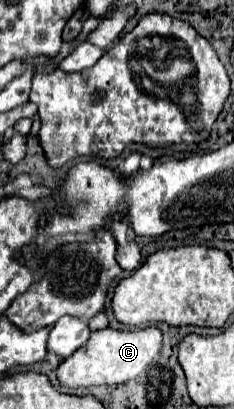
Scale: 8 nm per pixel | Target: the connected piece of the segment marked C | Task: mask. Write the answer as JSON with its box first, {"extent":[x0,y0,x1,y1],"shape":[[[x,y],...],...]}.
{"extent":[56,328,162,388],"shape":[[[104,328],[90,336],[90,340],[78,348],[72,356],[68,356],[56,370],[60,386],[66,388],[88,388],[100,384],[124,384],[144,370],[158,358],[162,348],[162,334],[158,328],[142,328],[142,330],[112,330]]]}

